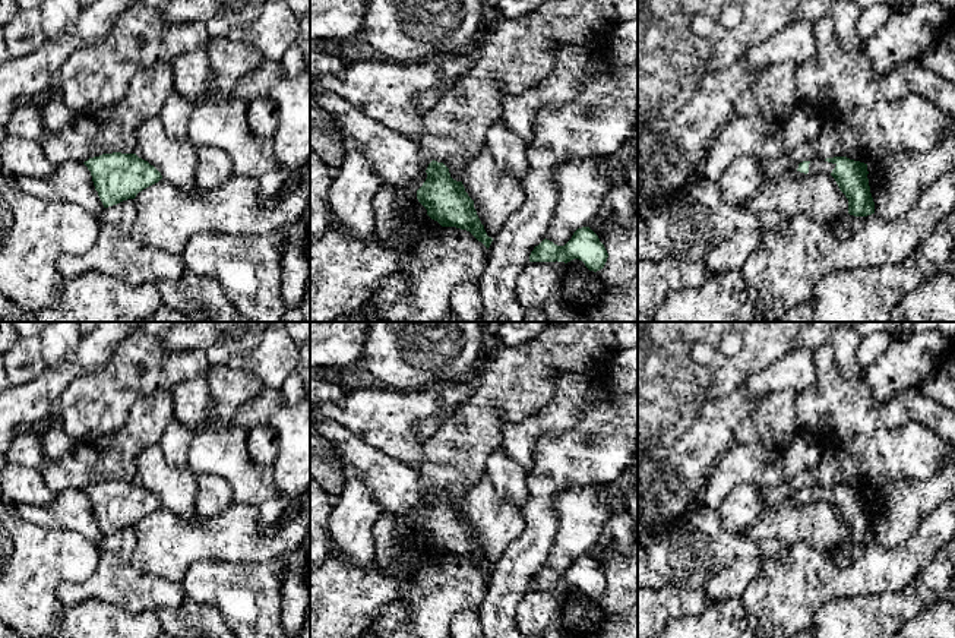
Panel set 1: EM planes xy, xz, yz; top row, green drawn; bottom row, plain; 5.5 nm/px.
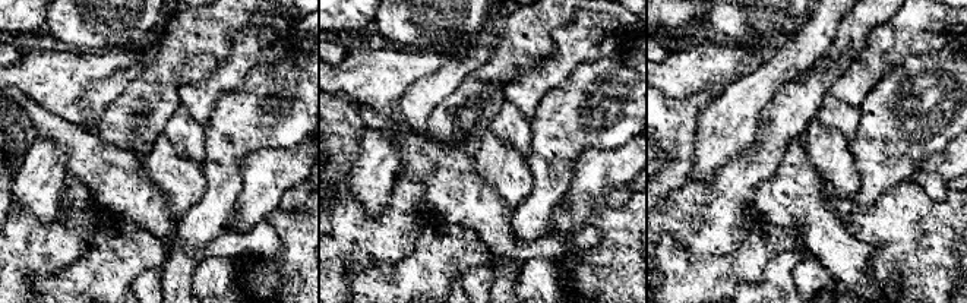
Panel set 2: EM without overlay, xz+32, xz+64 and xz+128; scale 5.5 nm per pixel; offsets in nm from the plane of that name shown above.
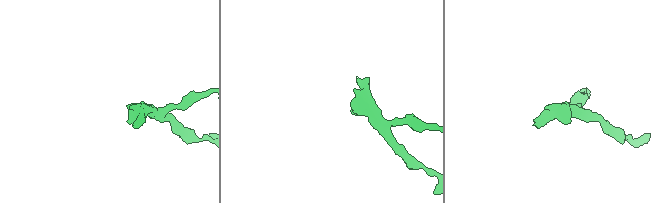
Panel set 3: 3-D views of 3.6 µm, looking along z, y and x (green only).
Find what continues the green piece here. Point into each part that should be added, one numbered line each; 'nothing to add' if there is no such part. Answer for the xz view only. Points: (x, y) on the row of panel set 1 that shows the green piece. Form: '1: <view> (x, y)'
1: xz (395, 158)

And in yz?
1: yz (816, 166)

